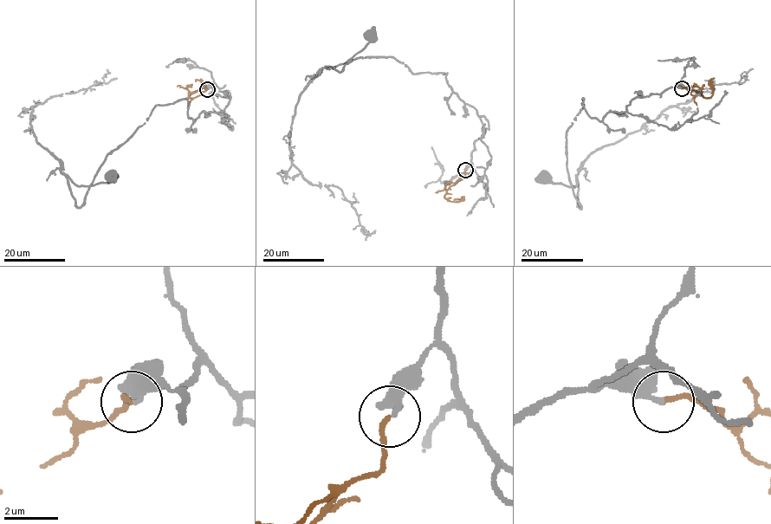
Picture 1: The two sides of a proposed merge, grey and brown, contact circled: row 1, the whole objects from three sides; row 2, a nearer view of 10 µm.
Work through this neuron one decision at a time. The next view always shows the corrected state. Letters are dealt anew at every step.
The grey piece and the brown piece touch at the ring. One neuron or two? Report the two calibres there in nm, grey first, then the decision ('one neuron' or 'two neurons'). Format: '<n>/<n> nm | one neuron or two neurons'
240/170 nm | one neuron

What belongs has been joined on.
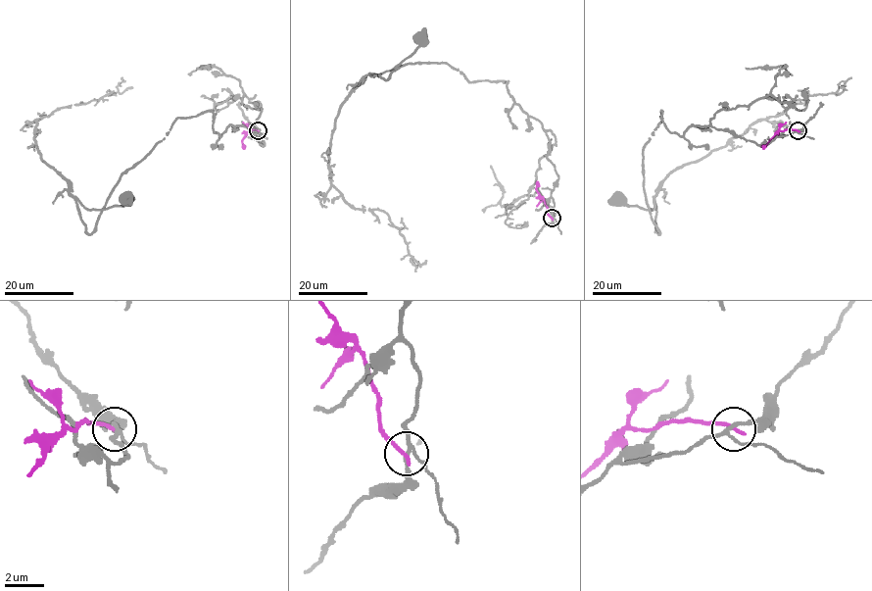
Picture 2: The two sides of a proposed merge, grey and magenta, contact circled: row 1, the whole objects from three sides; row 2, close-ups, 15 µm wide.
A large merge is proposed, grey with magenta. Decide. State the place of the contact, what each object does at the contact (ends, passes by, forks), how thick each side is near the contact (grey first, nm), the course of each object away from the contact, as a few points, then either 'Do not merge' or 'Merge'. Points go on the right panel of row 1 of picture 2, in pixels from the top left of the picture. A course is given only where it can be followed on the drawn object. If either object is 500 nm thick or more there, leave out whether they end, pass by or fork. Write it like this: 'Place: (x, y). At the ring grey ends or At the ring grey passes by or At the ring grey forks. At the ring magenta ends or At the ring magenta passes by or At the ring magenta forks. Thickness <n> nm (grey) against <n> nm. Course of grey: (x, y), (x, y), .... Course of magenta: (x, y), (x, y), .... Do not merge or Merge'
Place: (798, 130). At the ring grey forks. At the ring magenta ends. Thickness 170 nm (grey) against 220 nm. Course of grey: (798, 130), (766, 144), (692, 124), (680, 136), (668, 129), (661, 111), (643, 151), (648, 210), (617, 200). Course of magenta: (798, 130), (779, 130), (763, 149). Do not merge

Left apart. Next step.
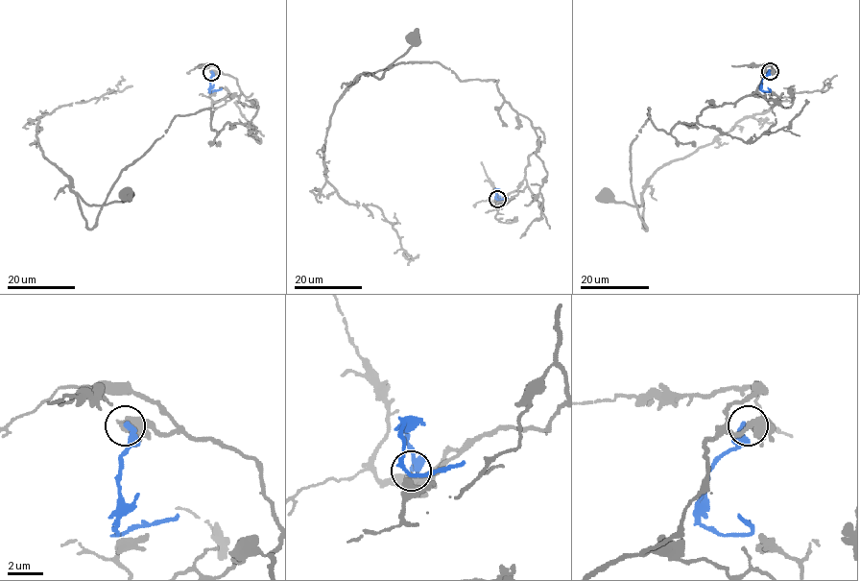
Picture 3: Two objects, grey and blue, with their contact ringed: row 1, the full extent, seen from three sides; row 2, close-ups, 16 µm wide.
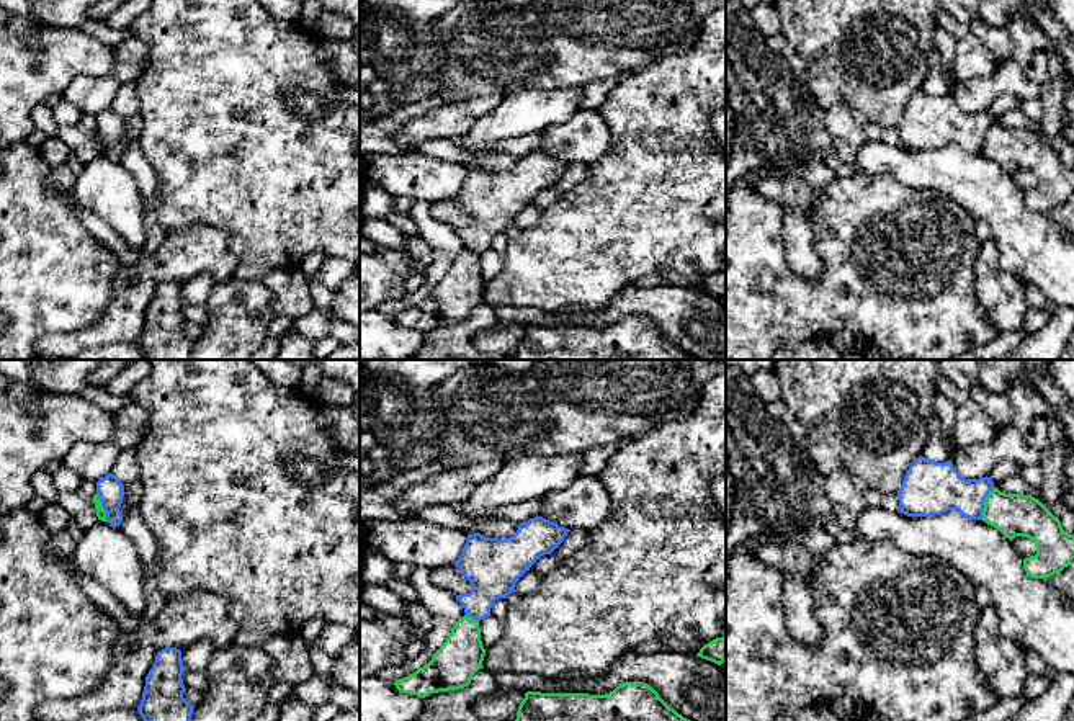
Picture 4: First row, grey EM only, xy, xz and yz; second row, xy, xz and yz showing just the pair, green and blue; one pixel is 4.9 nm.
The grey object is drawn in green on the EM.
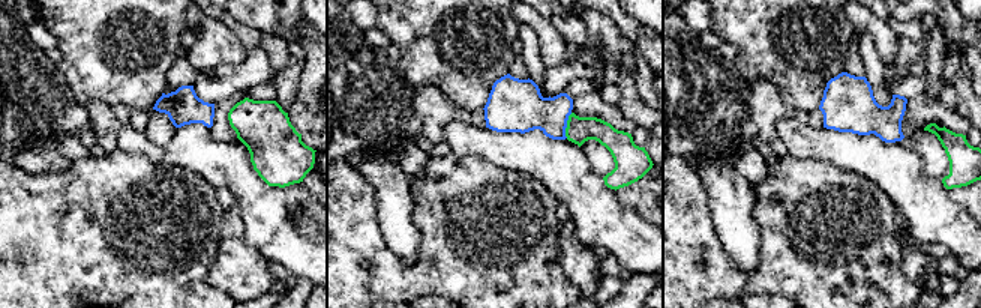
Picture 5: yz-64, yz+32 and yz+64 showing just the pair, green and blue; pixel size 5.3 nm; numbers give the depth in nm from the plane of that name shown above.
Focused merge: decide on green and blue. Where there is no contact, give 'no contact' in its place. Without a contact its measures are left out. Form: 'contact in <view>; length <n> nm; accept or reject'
contact in yz; length 170 nm; reject

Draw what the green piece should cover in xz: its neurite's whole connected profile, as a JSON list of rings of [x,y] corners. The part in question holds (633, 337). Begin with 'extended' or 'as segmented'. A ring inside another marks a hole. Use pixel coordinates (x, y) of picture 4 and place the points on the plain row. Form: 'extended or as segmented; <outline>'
as segmented; [[[624,316],[605,329],[526,325],[515,360],[701,360],[673,342],[644,316]]]

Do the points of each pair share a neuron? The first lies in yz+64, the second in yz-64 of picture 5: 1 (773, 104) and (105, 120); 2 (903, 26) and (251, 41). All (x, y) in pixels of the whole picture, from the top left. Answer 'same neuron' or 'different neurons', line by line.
1: same neuron
2: same neuron

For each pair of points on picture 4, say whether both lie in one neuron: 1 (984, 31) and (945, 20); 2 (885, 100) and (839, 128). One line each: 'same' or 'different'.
1: different
2: different

